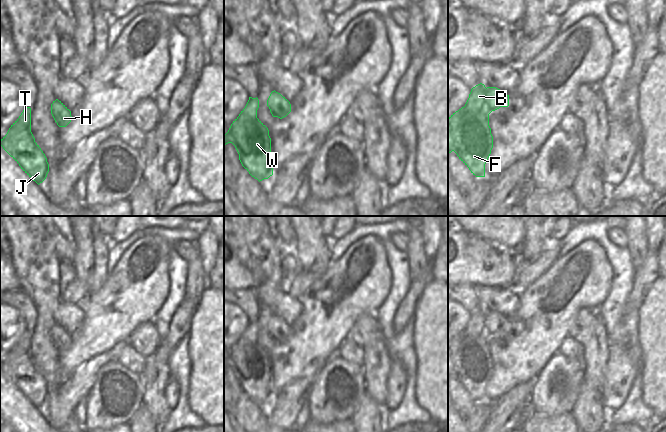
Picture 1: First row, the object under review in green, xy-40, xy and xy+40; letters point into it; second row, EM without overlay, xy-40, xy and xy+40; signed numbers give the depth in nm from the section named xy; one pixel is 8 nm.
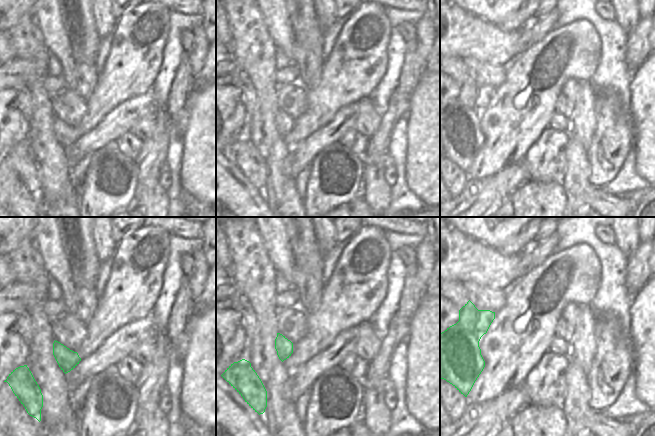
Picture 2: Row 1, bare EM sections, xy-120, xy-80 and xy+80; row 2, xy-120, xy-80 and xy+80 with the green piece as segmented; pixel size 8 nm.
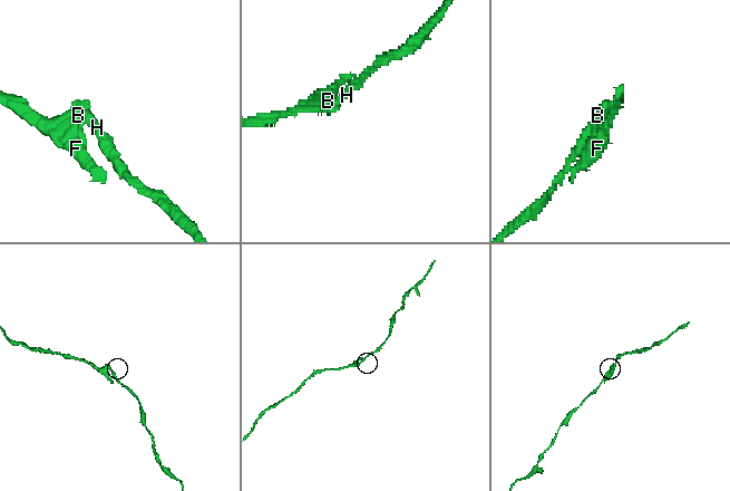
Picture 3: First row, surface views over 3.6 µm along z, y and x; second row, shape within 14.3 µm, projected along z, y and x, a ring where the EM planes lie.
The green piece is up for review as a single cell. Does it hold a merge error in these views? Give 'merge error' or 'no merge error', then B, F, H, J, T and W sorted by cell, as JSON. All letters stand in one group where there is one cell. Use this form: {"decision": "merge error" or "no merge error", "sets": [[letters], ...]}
{"decision": "merge error", "sets": [["B", "F", "J", "T", "W"], ["H"]]}

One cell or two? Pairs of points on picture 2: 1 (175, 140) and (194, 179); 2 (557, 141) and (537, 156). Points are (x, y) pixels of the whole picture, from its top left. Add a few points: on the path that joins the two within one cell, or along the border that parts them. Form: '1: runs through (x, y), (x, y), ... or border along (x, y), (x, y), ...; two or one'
1: border along (182, 137), (180, 178); two
2: runs through (552, 144), (542, 153); one

